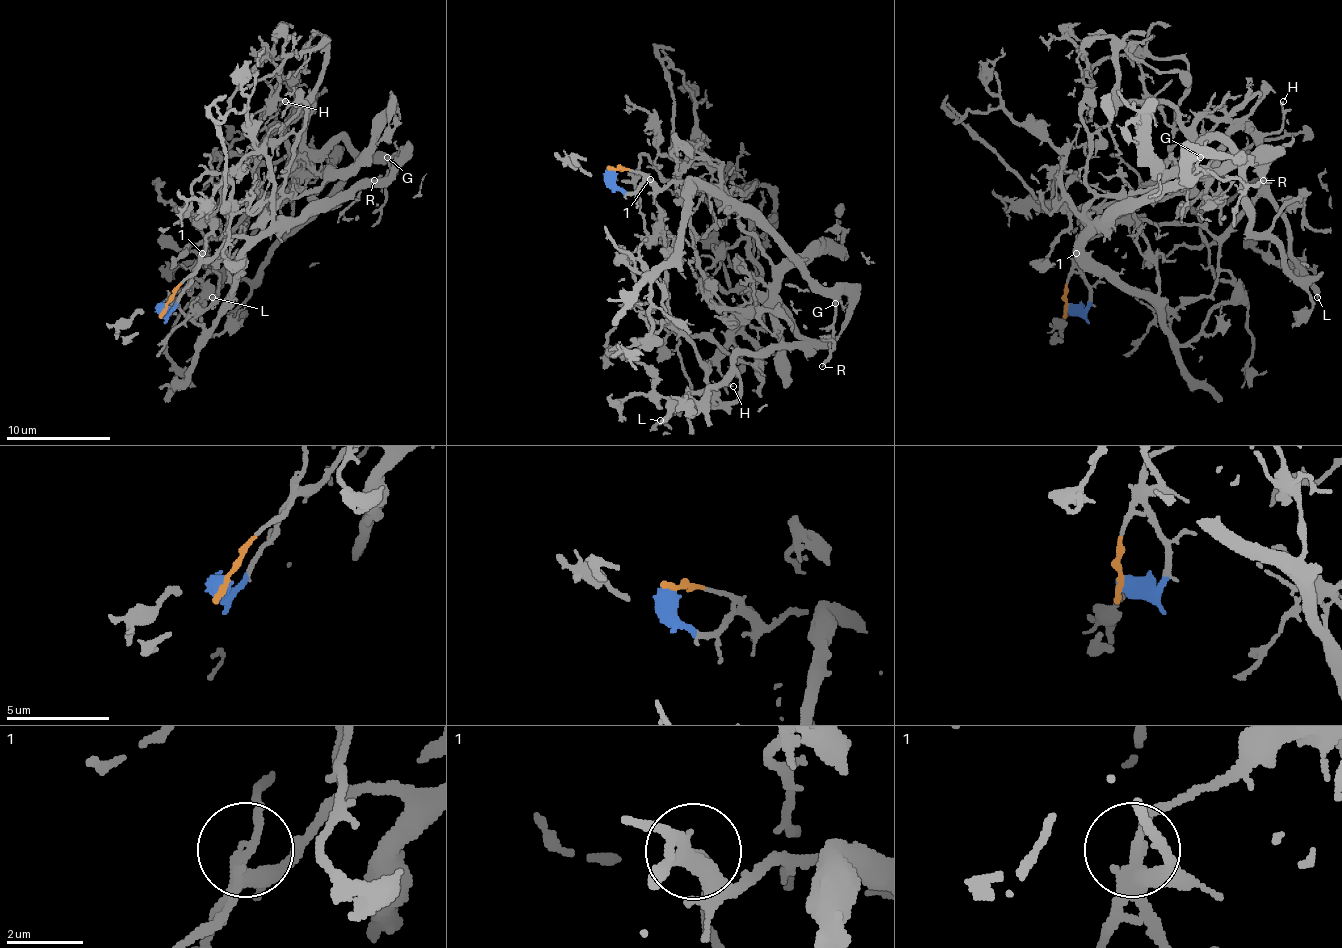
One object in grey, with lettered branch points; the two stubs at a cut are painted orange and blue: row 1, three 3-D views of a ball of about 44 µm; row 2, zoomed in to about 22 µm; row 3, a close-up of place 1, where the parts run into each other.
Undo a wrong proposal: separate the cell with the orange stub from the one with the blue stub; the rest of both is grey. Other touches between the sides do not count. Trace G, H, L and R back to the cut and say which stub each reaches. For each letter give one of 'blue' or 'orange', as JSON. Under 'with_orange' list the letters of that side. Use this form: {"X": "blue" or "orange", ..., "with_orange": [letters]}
{"G": "blue", "H": "orange", "L": "orange", "R": "blue", "with_orange": ["H", "L"]}

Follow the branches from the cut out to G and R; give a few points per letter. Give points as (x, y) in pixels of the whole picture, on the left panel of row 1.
G: (165, 308), (175, 303), (196, 269), (230, 240), (288, 229), (309, 211), (377, 185), (390, 172), (388, 156)
R: (165, 308), (196, 269), (235, 237), (293, 227), (309, 211), (346, 200), (388, 172), (382, 185), (374, 179)

